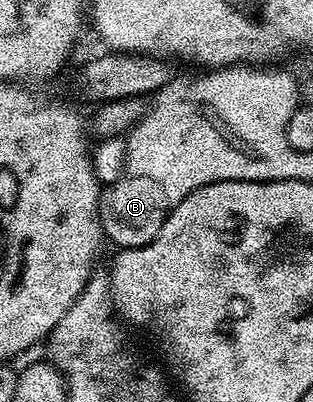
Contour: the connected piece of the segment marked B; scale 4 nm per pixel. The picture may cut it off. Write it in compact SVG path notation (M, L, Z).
M122 176L122 179L106 184L99 198L99 220L101 233L116 244L116 248L141 248L153 241L162 228L162 222L170 211L170 201L159 189L158 182L145 176Z

